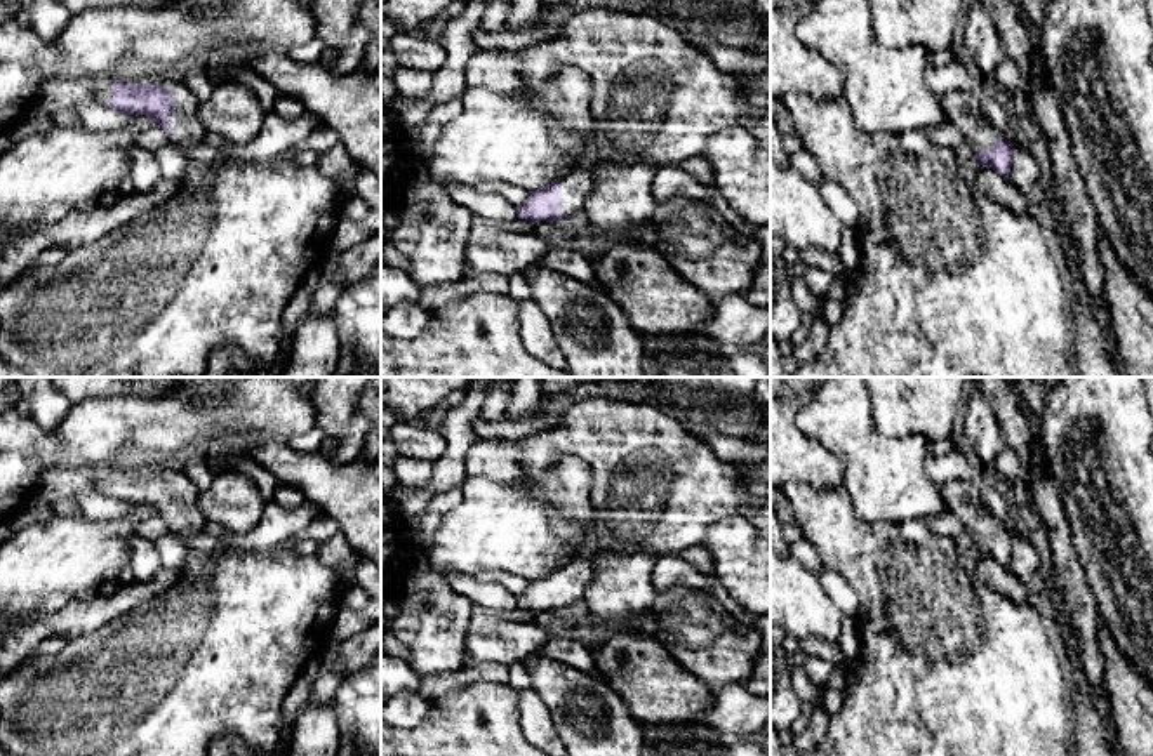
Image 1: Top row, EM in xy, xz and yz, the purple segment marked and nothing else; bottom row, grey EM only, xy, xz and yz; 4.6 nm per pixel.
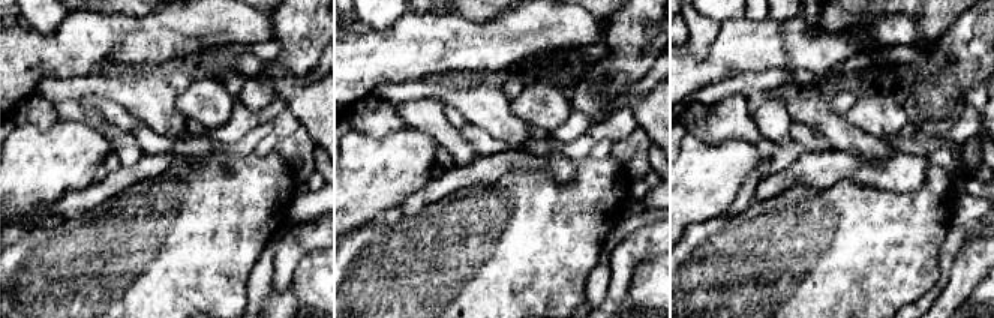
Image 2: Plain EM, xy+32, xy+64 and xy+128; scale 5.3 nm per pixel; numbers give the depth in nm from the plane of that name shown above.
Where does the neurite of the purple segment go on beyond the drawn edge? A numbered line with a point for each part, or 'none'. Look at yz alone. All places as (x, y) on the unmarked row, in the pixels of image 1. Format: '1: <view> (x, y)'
1: yz (962, 499)

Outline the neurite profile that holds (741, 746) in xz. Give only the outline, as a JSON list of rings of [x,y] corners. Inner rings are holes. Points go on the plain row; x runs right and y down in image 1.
[[[756,737],[730,740],[729,756],[770,756]]]

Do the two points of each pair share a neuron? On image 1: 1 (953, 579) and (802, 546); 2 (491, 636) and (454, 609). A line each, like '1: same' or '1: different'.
1: different
2: different

